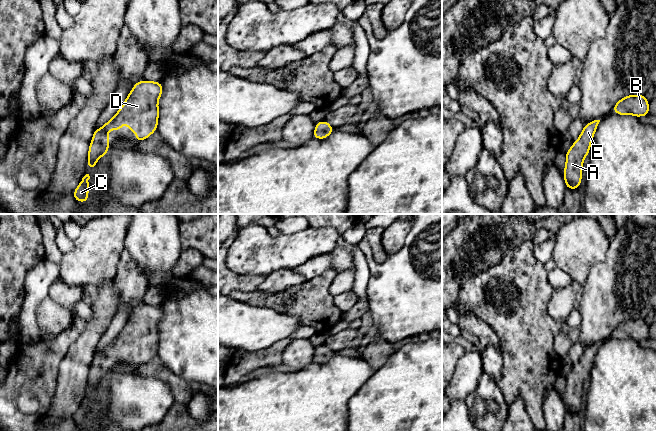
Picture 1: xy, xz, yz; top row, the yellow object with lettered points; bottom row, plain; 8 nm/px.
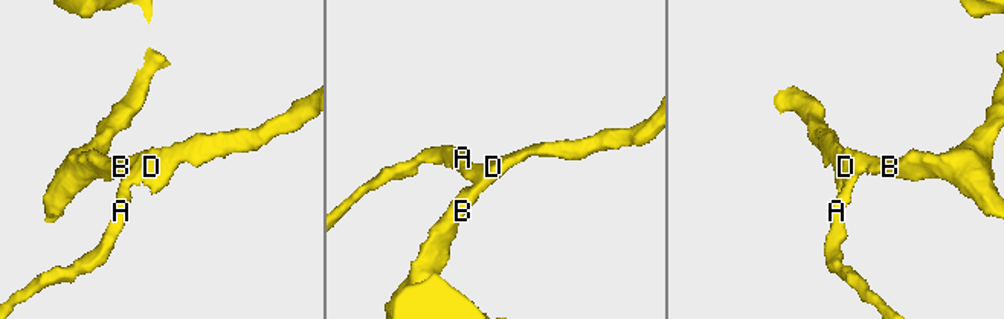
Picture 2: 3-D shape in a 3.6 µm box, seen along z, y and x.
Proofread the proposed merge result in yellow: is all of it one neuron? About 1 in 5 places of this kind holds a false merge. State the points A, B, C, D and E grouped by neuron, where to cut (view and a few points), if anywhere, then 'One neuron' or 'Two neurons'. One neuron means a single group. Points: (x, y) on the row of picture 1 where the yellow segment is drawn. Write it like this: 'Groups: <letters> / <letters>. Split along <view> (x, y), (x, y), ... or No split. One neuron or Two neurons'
Groups: A B C D E. No split. One neuron

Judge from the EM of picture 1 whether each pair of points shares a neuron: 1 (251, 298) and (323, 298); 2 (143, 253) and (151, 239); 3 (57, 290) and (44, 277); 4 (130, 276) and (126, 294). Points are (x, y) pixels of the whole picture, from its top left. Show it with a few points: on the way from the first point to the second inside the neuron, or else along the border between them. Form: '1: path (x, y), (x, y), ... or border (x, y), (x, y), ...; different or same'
1: path (269, 300), (305, 301); same
2: path (146, 250), (151, 245), (151, 242); same
3: border (57, 279), (50, 286), (47, 295); different
4: path (130, 280), (130, 290); same

